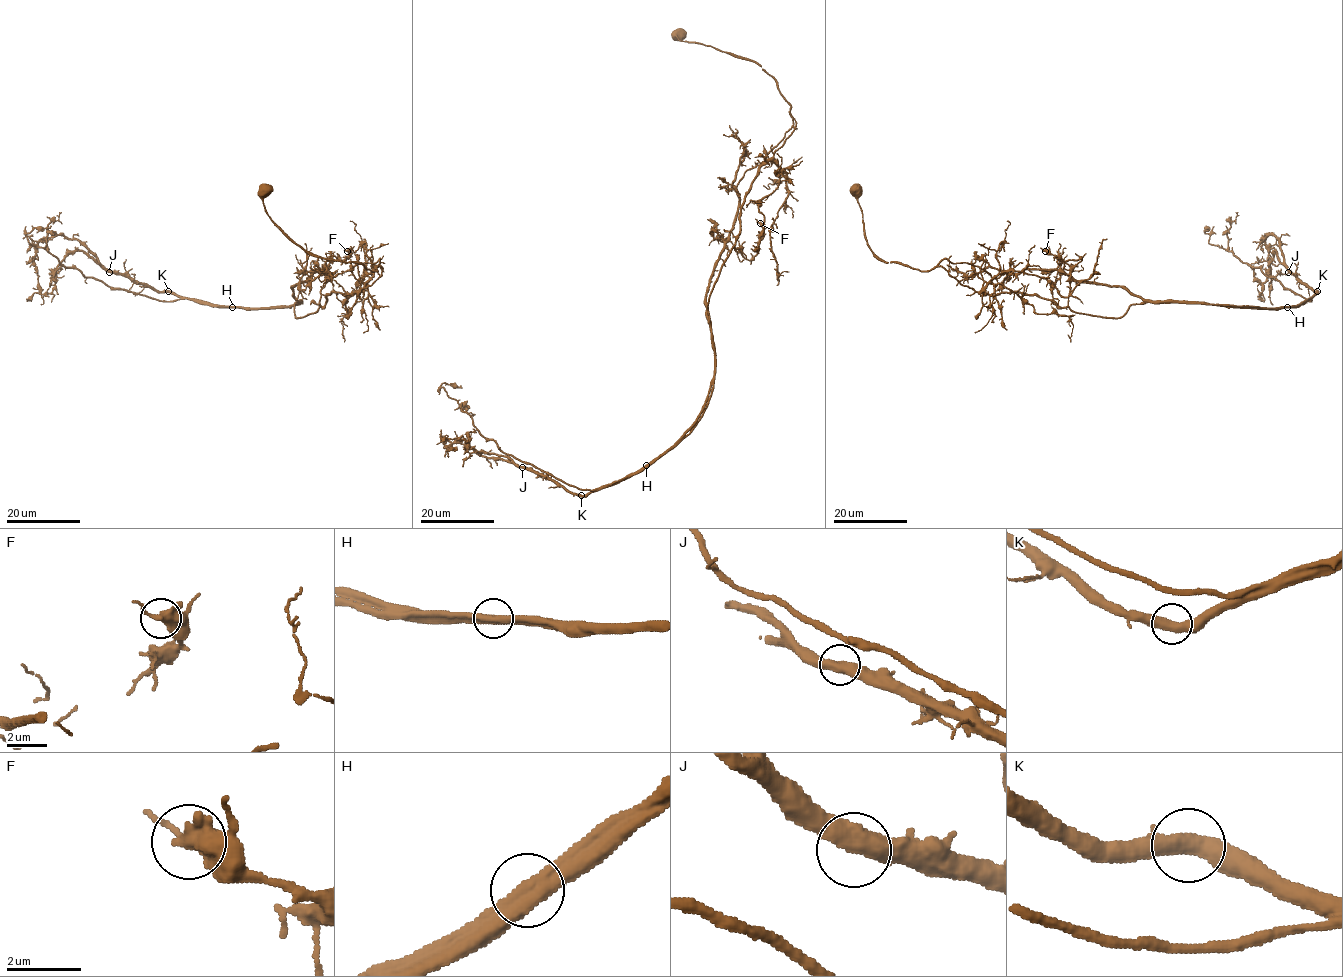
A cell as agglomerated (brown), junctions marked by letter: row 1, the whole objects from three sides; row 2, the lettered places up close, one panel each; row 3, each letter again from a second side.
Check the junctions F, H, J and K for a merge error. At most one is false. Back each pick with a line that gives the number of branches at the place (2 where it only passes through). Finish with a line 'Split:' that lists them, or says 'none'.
H: 2 branches meet
Split: H

